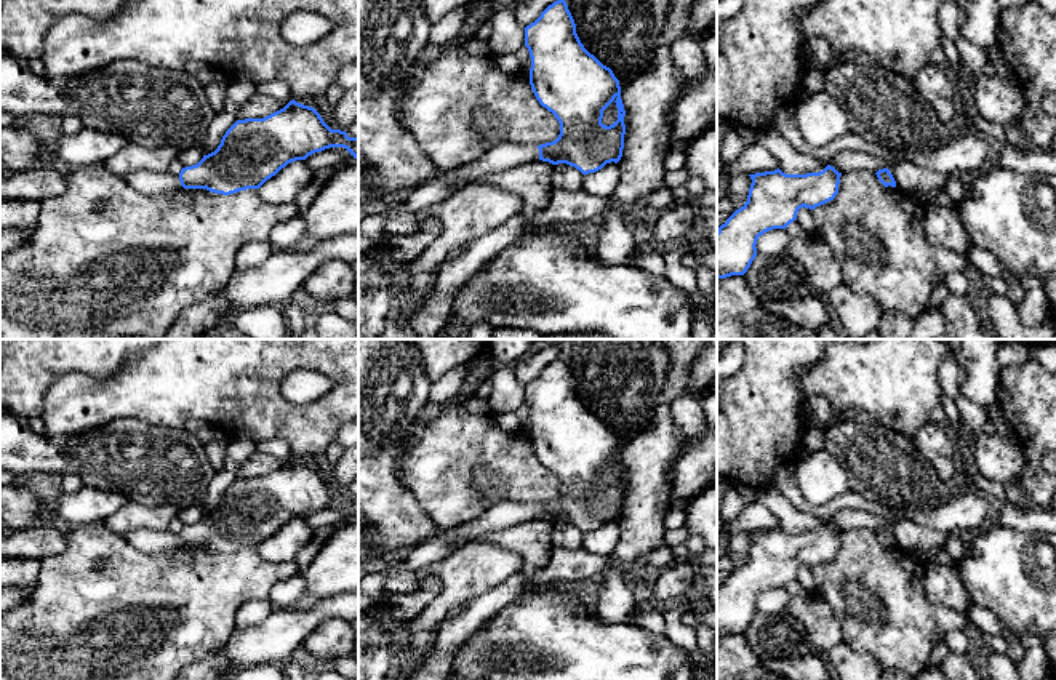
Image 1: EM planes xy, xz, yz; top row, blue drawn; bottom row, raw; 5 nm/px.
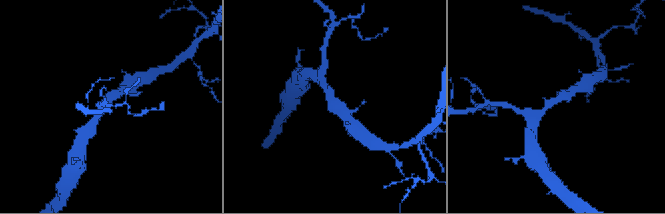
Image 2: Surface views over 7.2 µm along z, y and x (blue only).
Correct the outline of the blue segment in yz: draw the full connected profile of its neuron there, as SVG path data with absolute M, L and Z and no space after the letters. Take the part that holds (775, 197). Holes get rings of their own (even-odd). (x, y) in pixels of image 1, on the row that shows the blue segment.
M827 165L819 173L786 174L778 168L749 176L747 202L717 230L717 278L744 275L760 235L786 229L803 206L814 210L834 200L842 173Z

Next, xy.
M293 99L264 118L237 120L214 152L179 174L139 170L125 181L142 194L170 194L184 187L230 195L259 189L288 163L330 147L344 147L358 160L358 138L331 130L314 107Z

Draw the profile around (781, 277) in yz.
M789 253L757 254L744 274L757 299L795 301L813 294L805 267Z

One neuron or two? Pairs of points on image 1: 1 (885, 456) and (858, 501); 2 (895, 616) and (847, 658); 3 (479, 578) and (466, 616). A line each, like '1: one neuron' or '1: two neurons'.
1: two neurons
2: two neurons
3: two neurons

